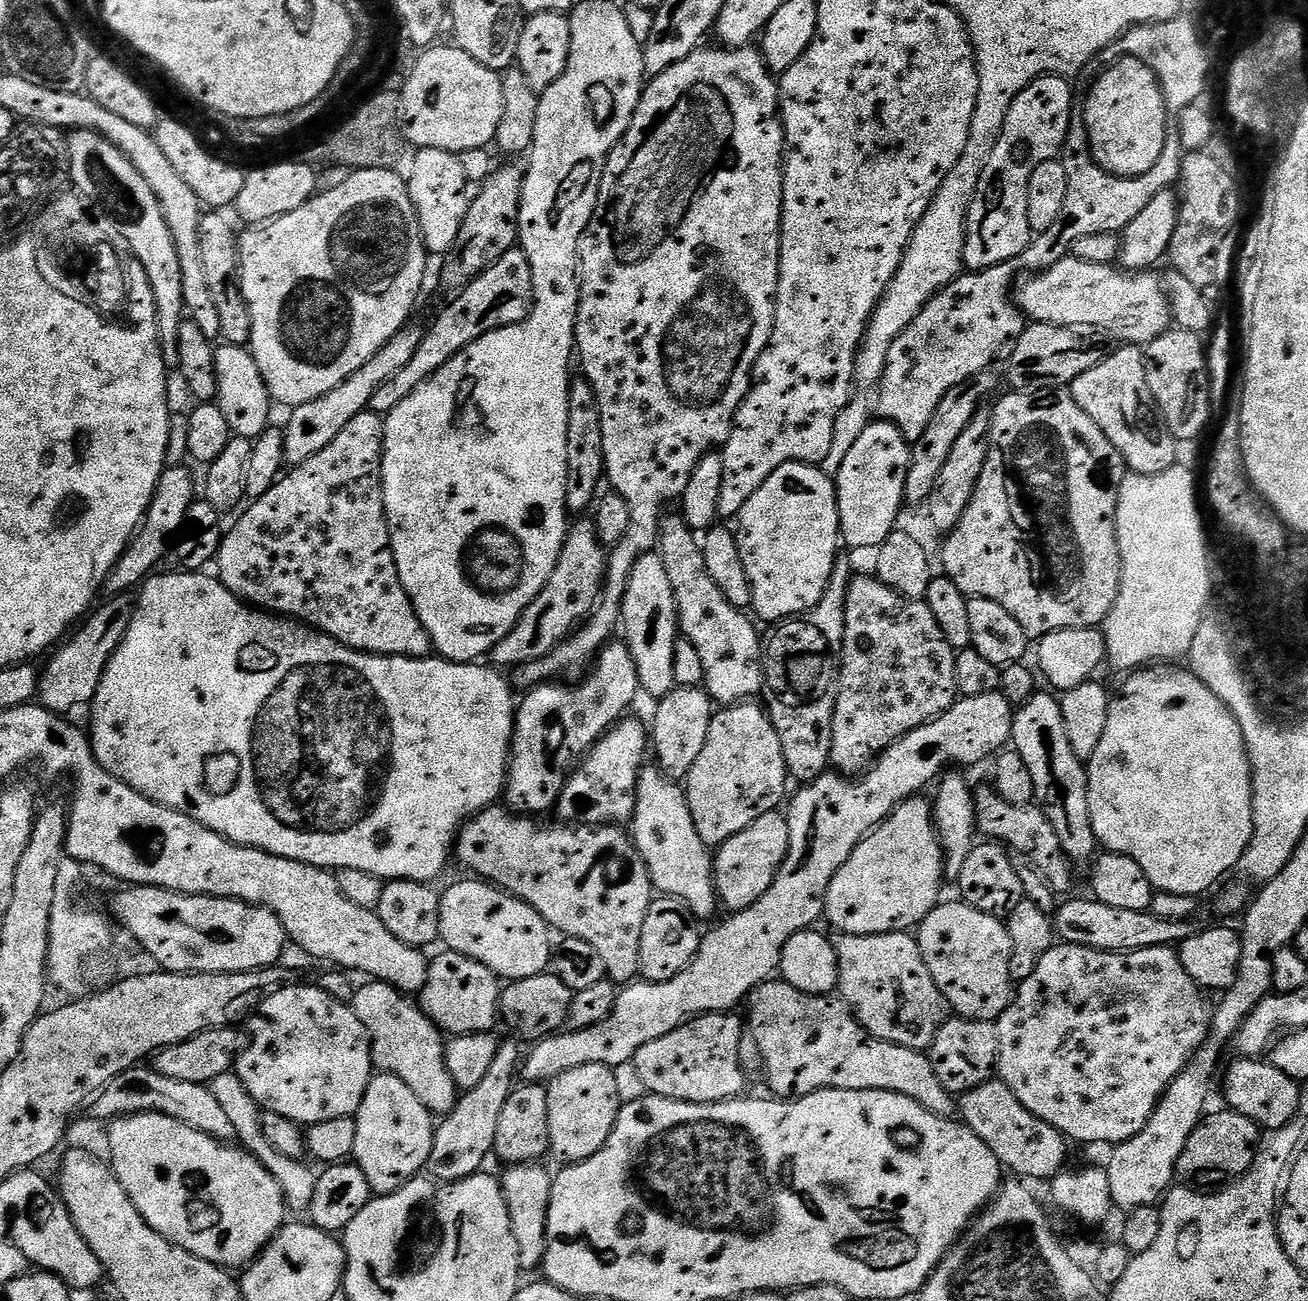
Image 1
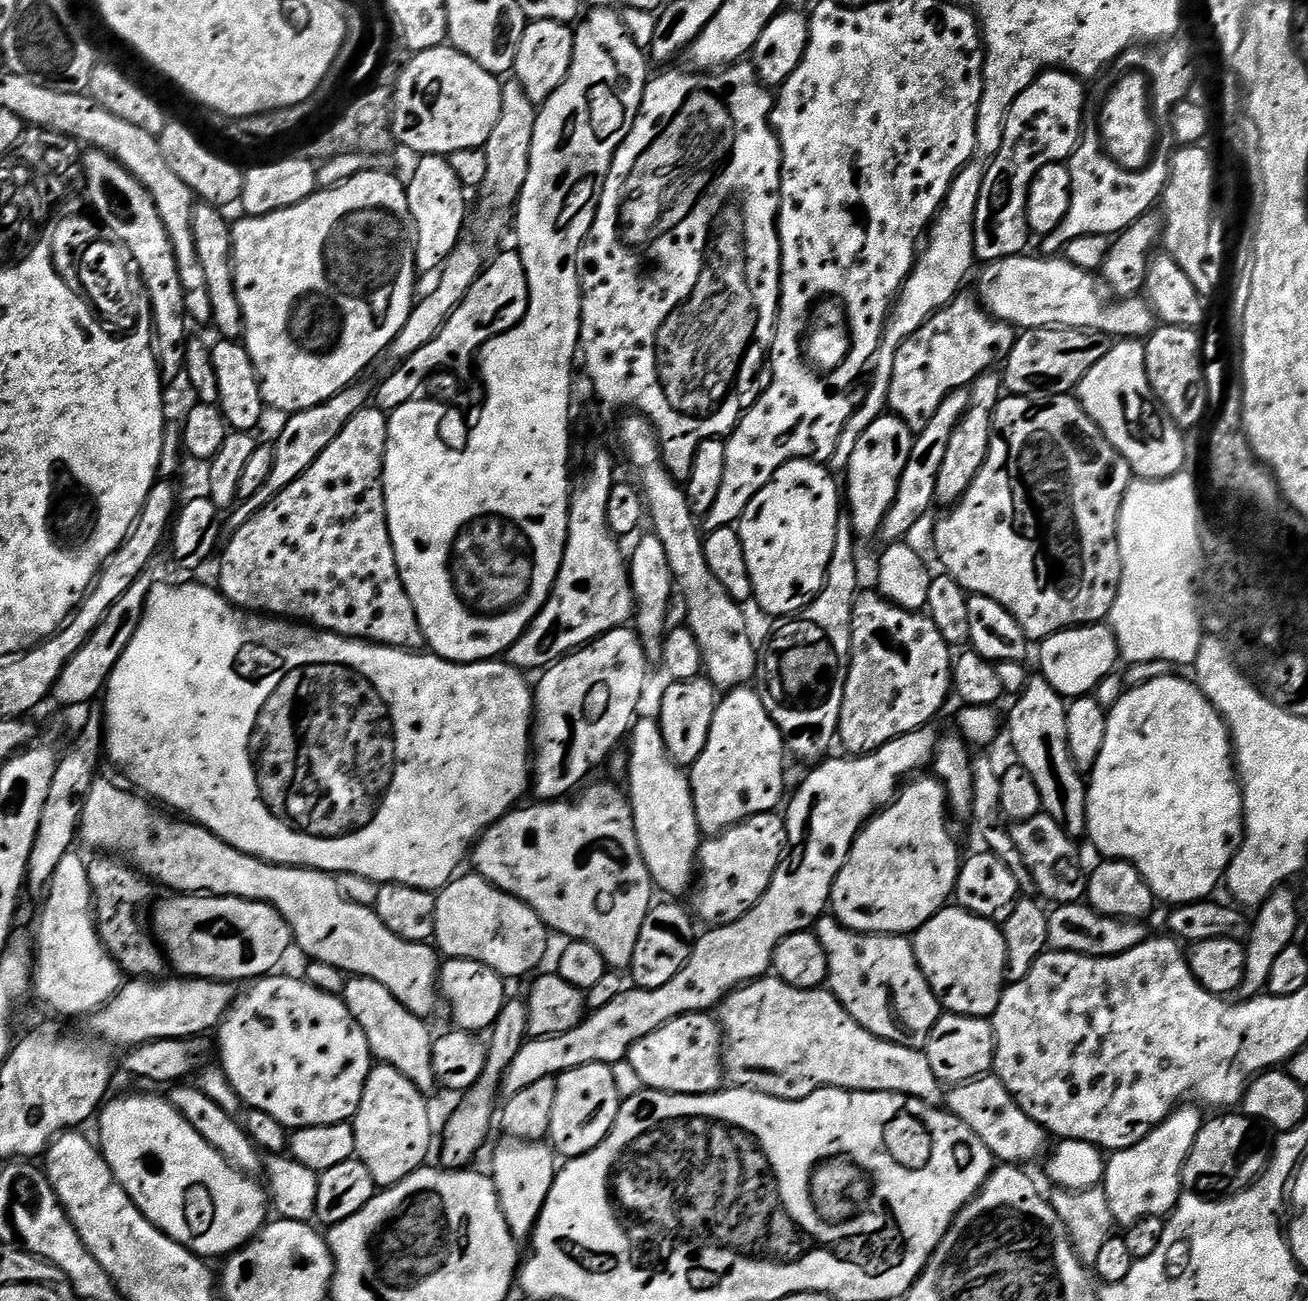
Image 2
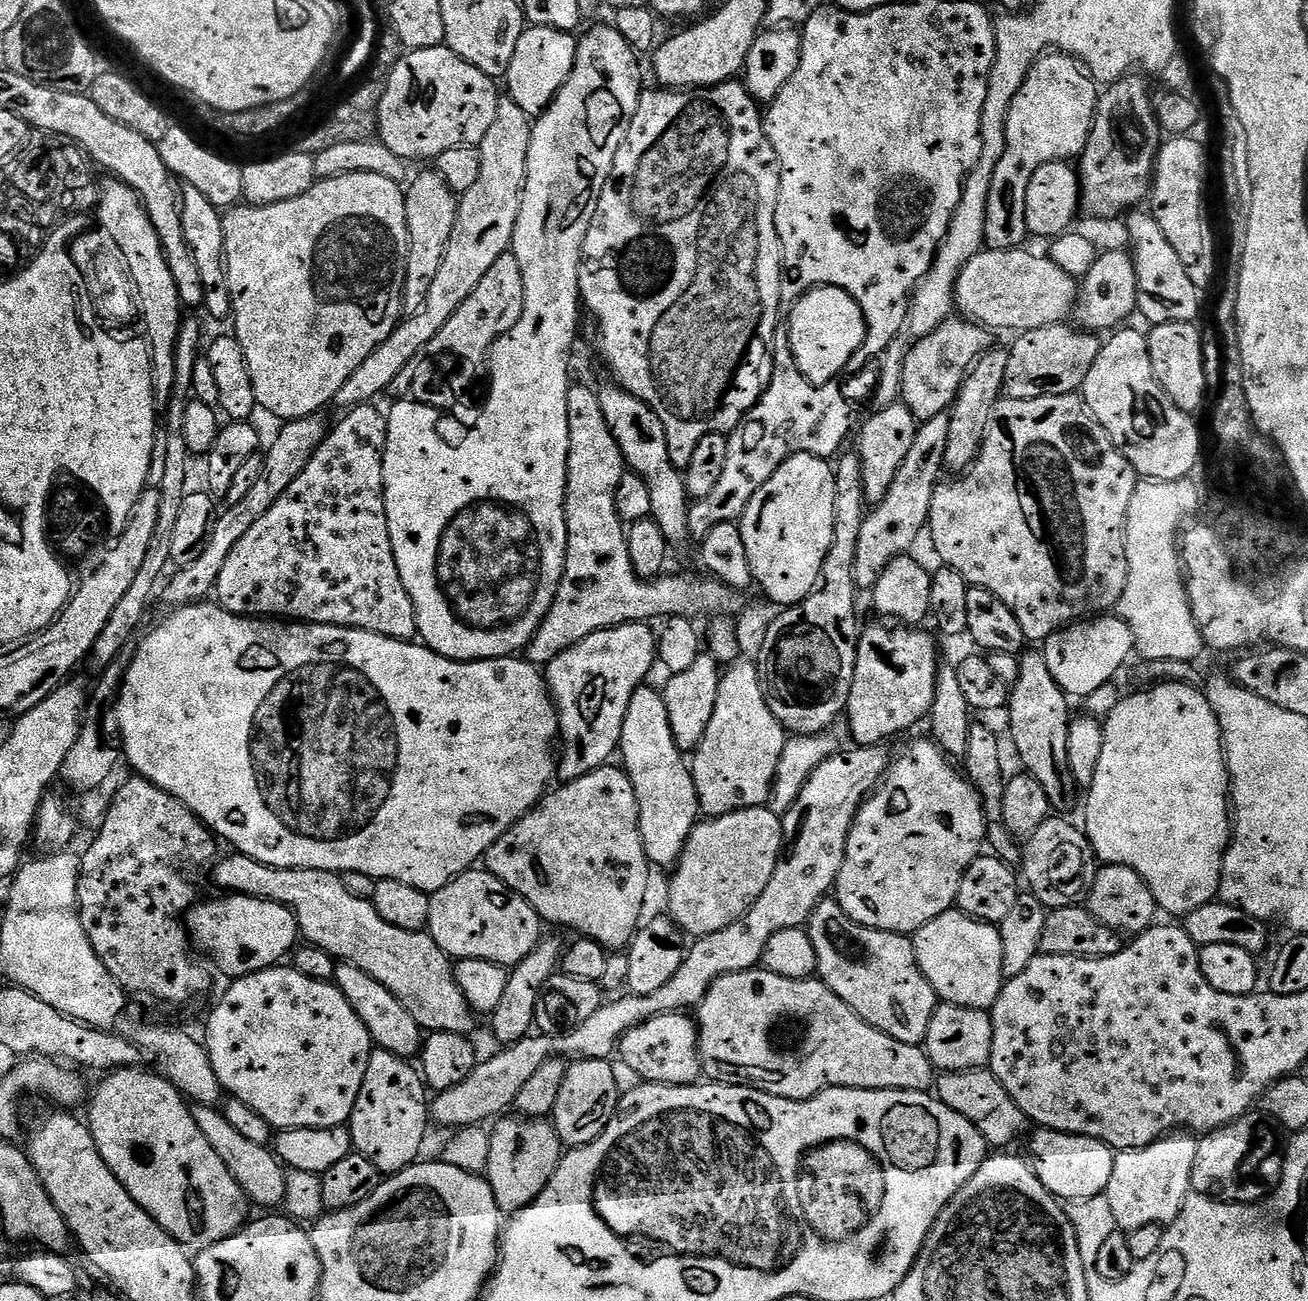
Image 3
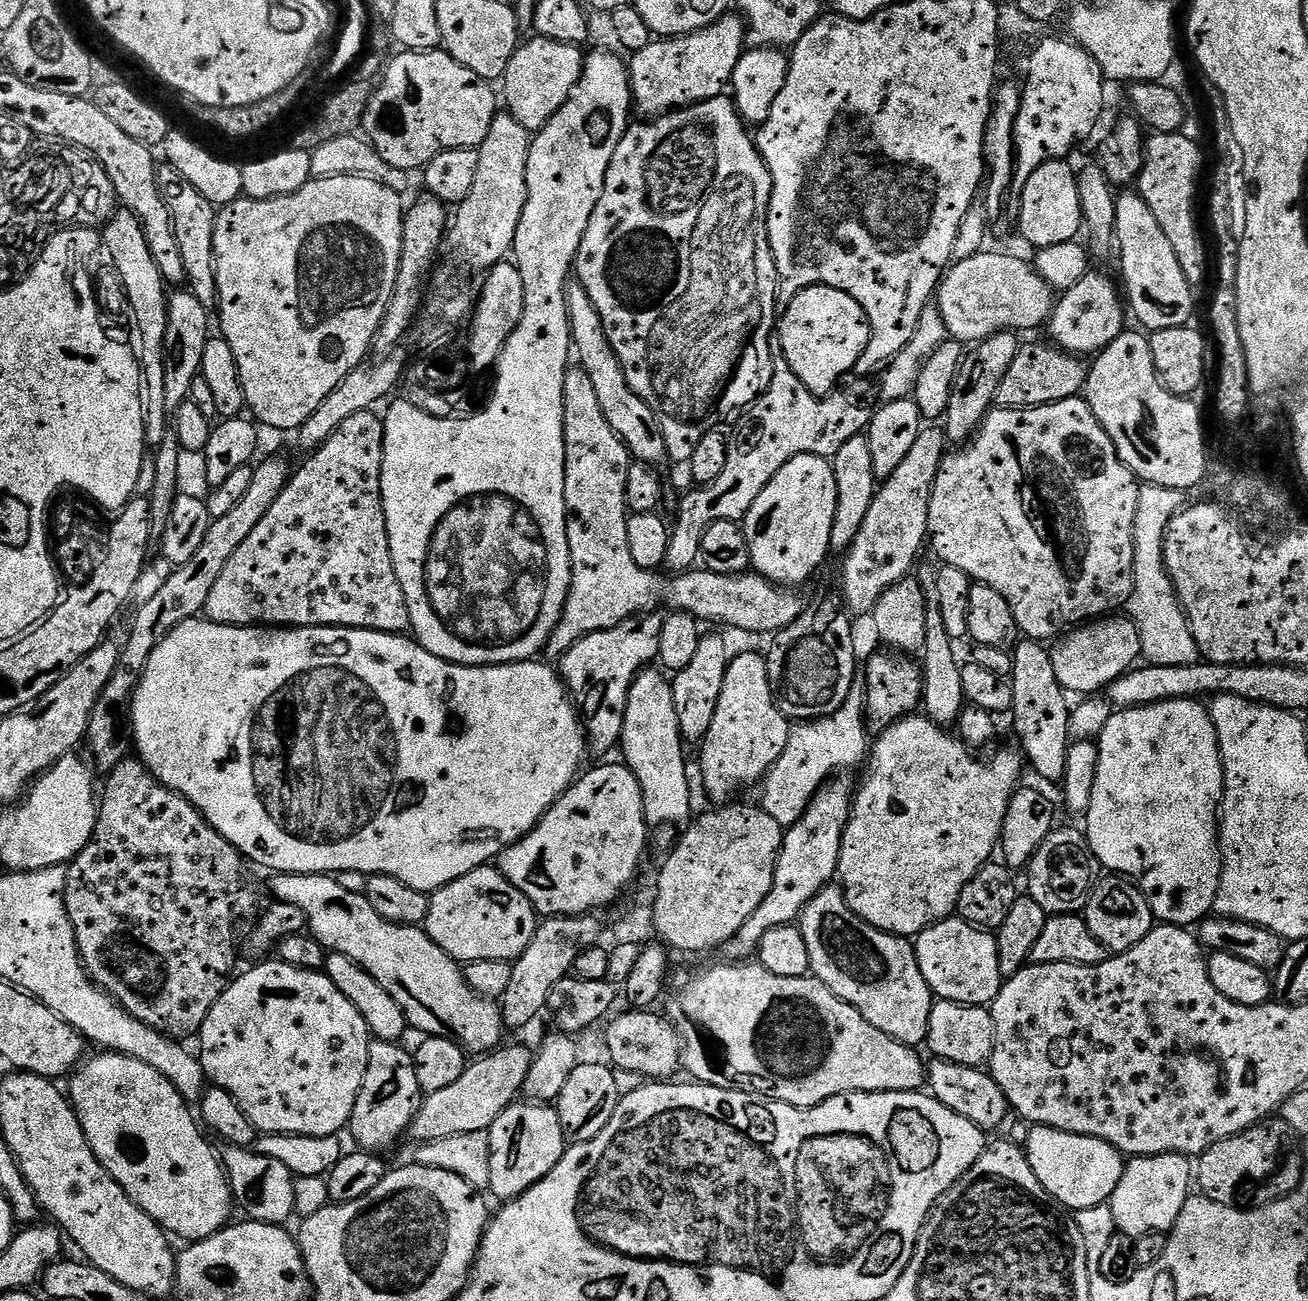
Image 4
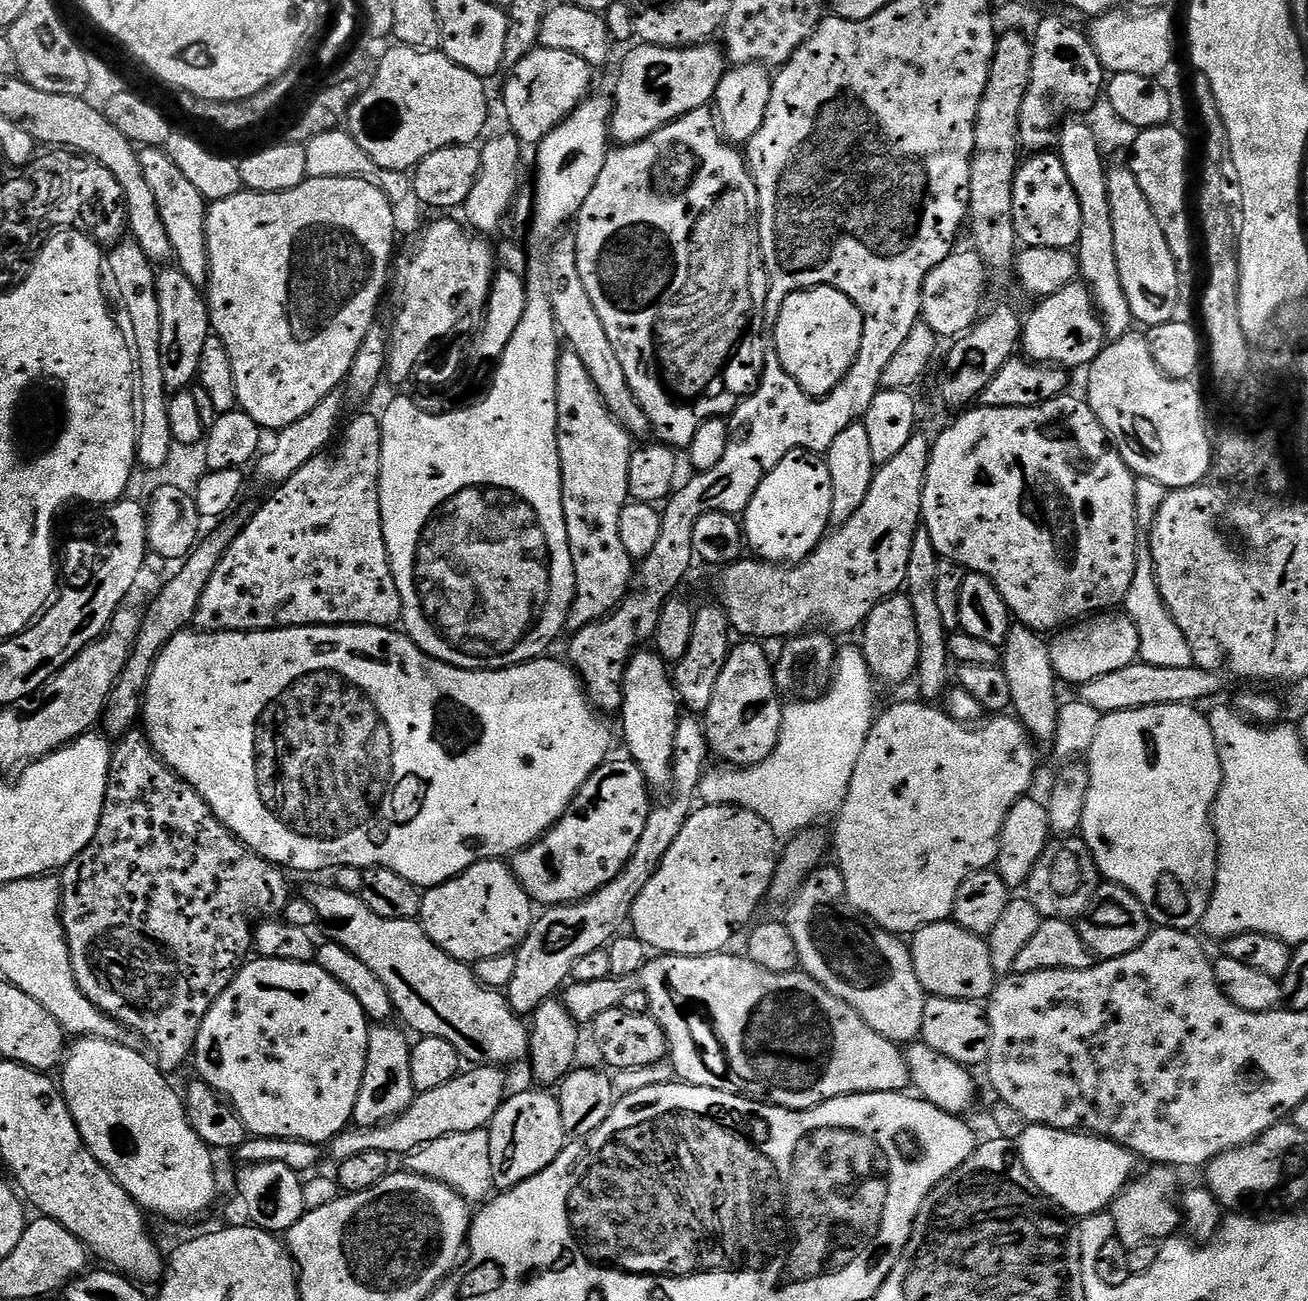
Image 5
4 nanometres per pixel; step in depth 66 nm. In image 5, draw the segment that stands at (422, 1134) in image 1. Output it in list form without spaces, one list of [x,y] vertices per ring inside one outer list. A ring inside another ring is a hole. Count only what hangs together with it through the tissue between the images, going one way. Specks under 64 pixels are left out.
[[[380,1022],[369,1027],[366,1070],[362,1074],[362,1086],[358,1090],[358,1102],[352,1115],[355,1127],[376,1128],[380,1124],[387,1124],[402,1115],[418,1095],[414,1082],[410,1082],[412,1044],[404,1037],[403,1027],[392,1026],[391,1023]]]

